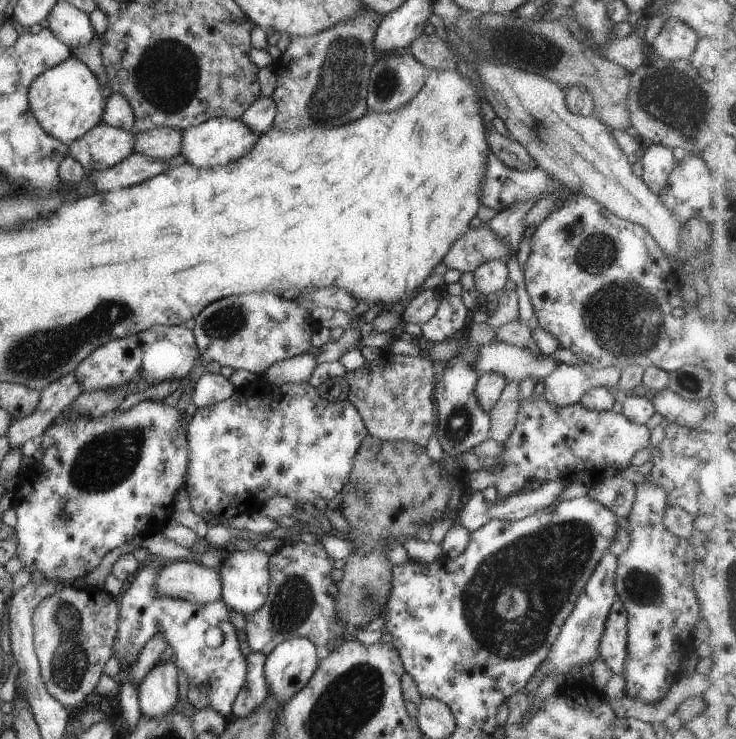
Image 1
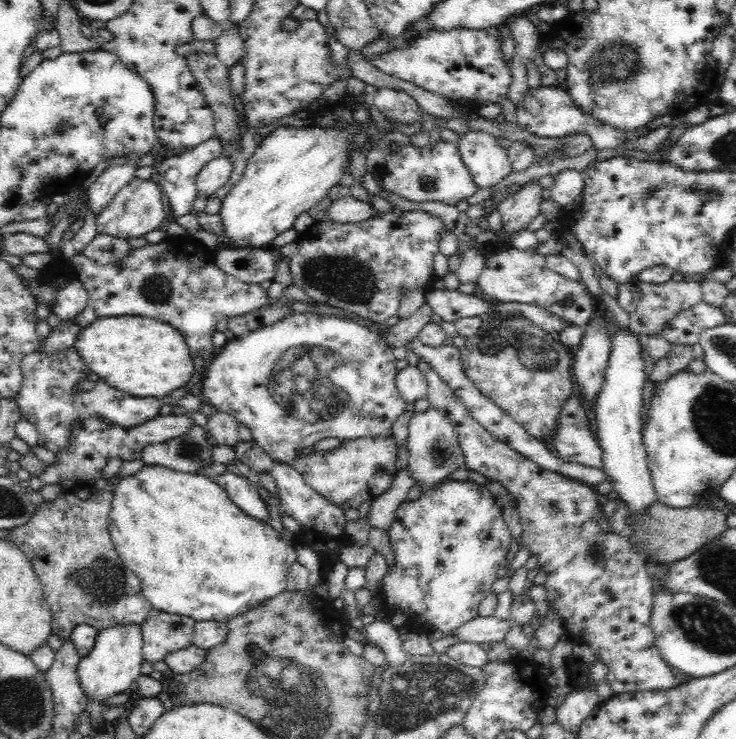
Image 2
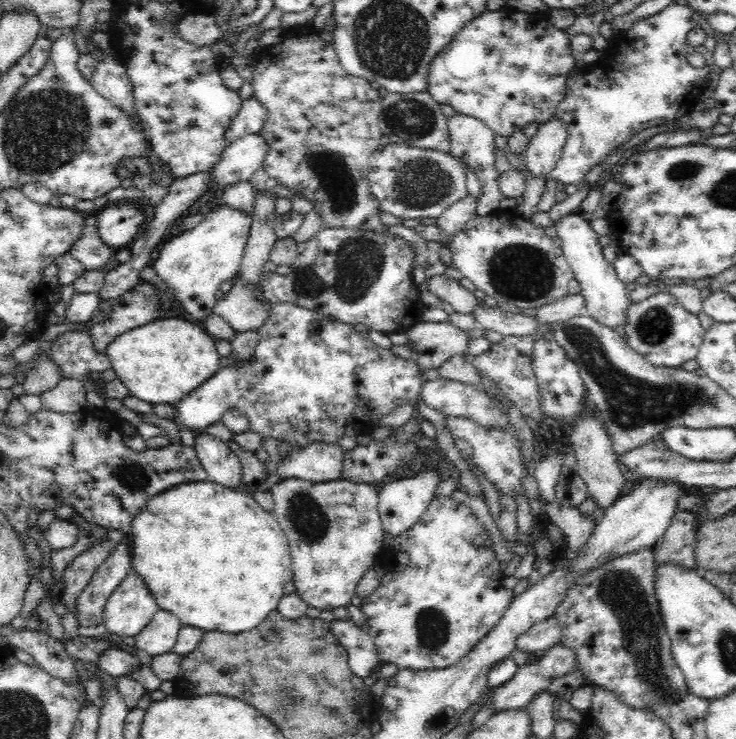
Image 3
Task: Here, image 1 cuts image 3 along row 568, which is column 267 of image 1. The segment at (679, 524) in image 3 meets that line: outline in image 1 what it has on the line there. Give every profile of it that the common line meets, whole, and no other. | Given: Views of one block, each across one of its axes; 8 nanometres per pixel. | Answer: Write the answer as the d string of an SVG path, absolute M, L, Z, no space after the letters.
M250 651L246 657L247 672L245 680L231 706L231 715L236 718L249 716L261 702L270 694L267 682L263 678L265 656L259 652Z

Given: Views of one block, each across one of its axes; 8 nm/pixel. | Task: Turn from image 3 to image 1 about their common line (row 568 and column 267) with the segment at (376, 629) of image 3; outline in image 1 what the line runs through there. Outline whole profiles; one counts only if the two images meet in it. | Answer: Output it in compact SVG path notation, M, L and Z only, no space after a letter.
M261 380L249 383L210 406L199 406L188 420L187 436L187 497L196 515L209 512L211 516L228 522L235 516L254 516L265 500L273 496L289 498L293 503L311 503L317 498L330 501L350 480L353 456L367 436L357 410L346 399L325 402L313 387L306 383L285 383L266 391Z

